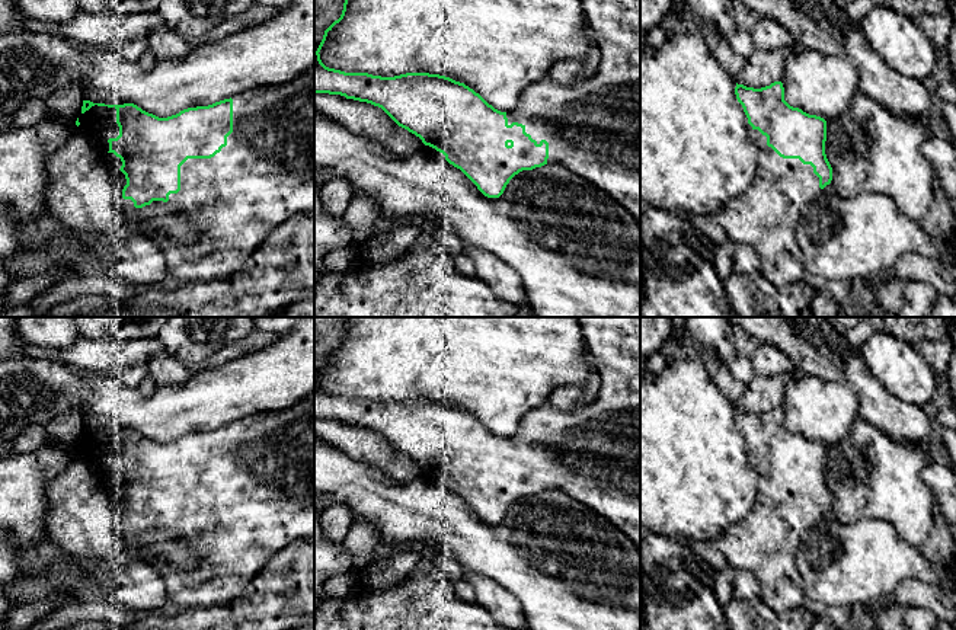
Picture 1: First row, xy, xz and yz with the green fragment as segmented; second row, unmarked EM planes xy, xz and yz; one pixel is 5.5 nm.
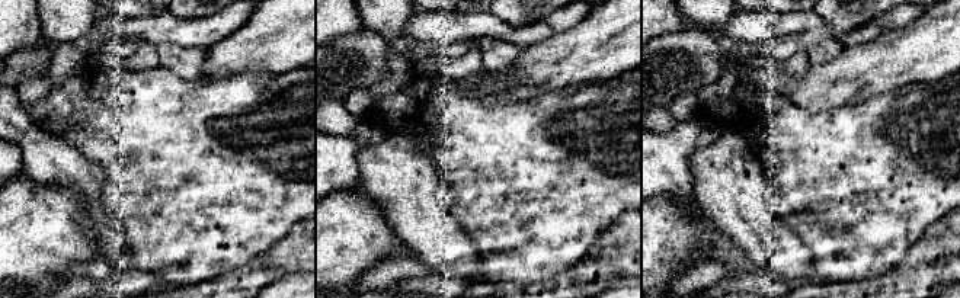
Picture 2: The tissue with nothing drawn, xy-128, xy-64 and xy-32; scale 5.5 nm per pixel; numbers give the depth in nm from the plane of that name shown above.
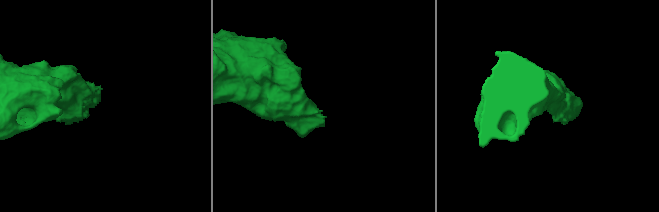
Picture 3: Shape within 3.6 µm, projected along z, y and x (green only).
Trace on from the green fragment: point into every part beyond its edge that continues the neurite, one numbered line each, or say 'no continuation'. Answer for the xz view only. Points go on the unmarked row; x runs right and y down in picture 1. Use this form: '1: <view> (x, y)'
1: xz (592, 454)

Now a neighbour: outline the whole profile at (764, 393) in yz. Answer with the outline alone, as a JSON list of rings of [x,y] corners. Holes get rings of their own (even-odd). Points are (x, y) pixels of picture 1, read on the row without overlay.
[[[797,370],[781,375],[757,375],[745,386],[744,393],[735,406],[738,410],[754,415],[761,415],[774,407],[780,407],[786,386],[800,375],[802,372]]]

